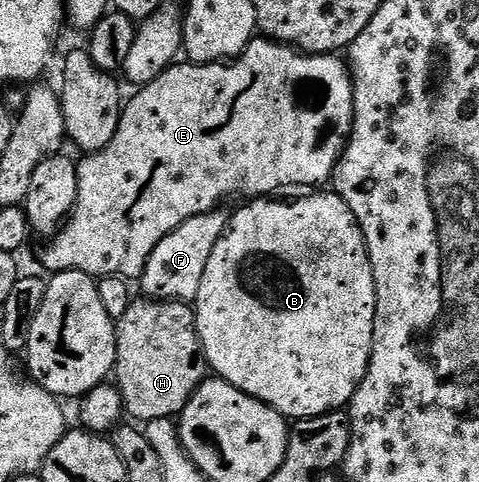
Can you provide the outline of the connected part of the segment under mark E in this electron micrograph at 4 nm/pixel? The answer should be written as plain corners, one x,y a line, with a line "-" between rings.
255,37
245,51
233,61
217,63
191,63
178,61
166,68
158,77
146,86
139,86
136,93
129,97
123,106
112,141
102,151
95,151
85,156
86,160
78,163
78,192
76,205
69,217
58,229
58,234
49,240
42,251
42,263
47,272
79,271
95,277
117,277
127,281
141,280
142,270
146,268
148,257
184,221
200,217
215,210
225,199
233,195
242,195
245,191
254,193
282,193
289,183
326,183
331,182
334,169
341,159
346,143
350,139
350,130
354,124
354,83
350,79
347,64
342,63
337,54
308,55
285,43
276,43
273,39

